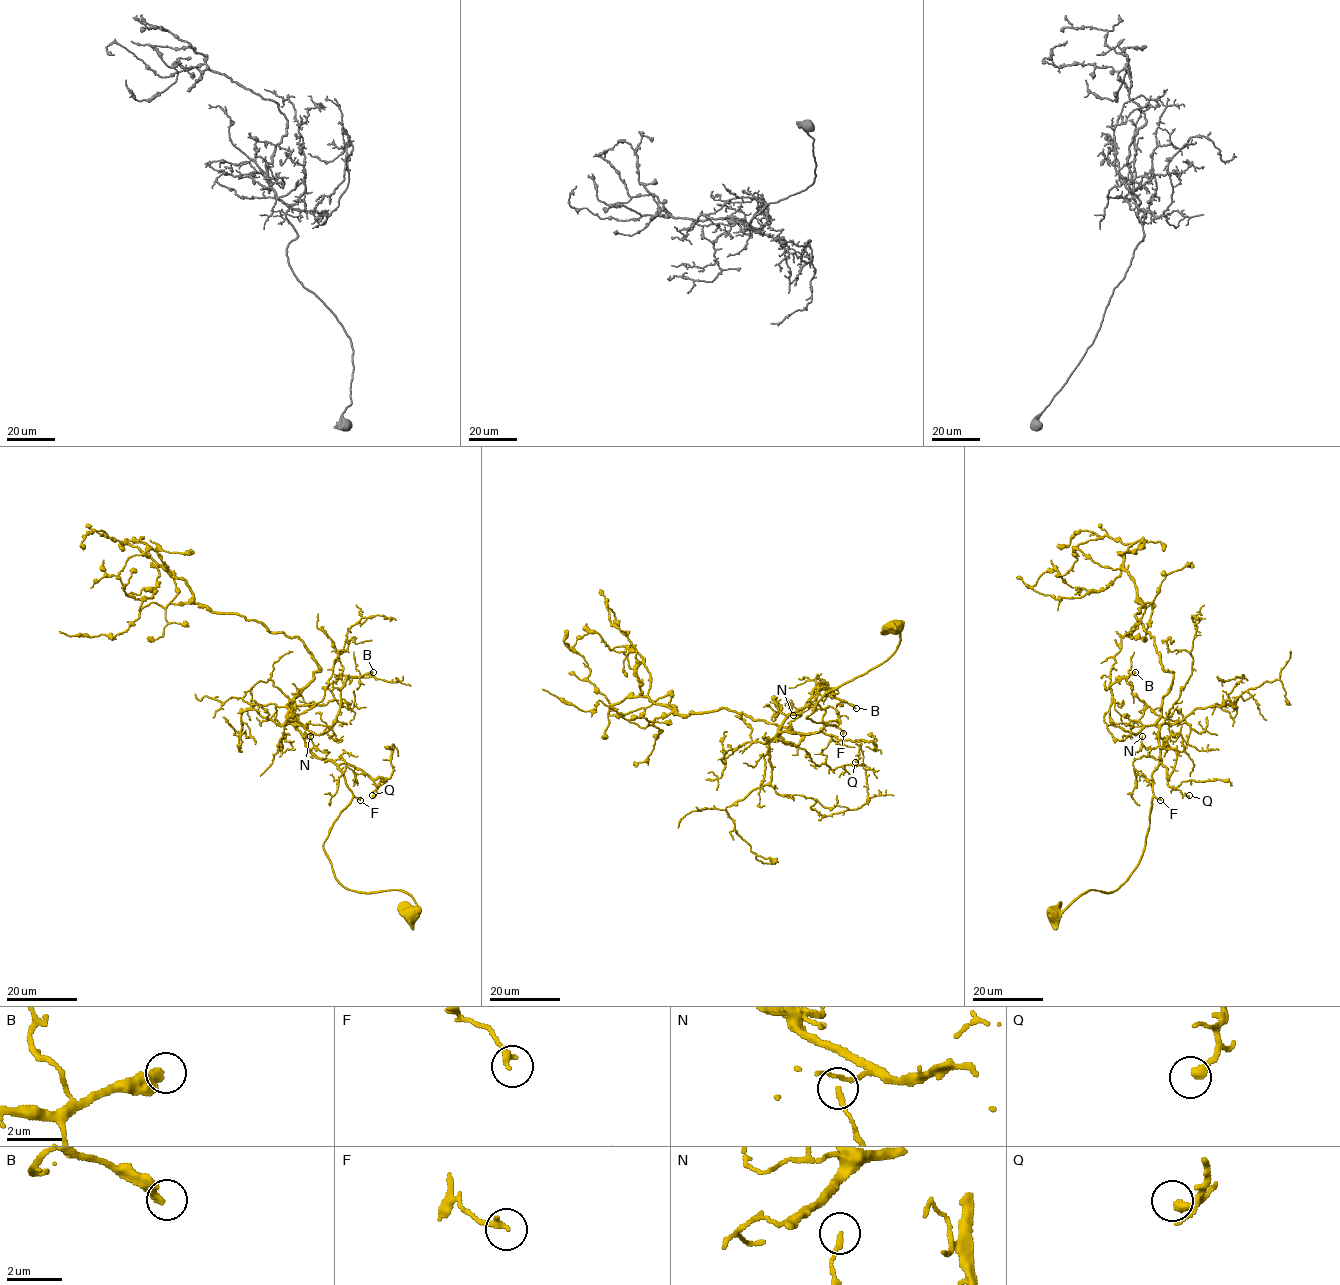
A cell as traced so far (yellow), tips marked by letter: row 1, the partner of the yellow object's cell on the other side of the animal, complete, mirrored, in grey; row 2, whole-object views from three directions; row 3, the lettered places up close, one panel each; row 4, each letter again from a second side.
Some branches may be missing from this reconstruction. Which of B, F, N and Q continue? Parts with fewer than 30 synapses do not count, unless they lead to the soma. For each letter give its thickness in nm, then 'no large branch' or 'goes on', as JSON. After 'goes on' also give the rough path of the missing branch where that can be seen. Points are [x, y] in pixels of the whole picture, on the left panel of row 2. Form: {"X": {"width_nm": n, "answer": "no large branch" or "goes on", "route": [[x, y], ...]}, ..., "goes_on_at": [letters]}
{"B": {"width_nm": 340, "answer": "goes on", "route": [[373, 672], [381, 664], [402, 669], [406, 656], [413, 660], [416, 673], [402, 673], [392, 698], [397, 714]]}, "F": {"width_nm": 200, "answer": "no large branch"}, "N": {"width_nm": 120, "answer": "no large branch"}, "Q": {"width_nm": 300, "answer": "no large branch"}, "goes_on_at": ["B"]}

